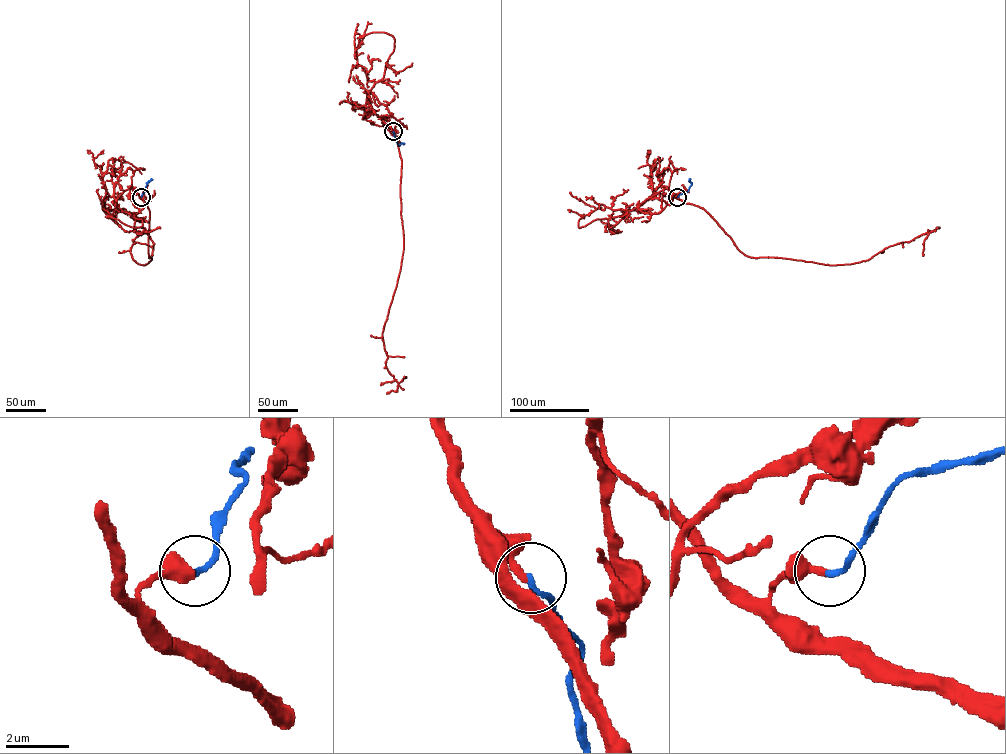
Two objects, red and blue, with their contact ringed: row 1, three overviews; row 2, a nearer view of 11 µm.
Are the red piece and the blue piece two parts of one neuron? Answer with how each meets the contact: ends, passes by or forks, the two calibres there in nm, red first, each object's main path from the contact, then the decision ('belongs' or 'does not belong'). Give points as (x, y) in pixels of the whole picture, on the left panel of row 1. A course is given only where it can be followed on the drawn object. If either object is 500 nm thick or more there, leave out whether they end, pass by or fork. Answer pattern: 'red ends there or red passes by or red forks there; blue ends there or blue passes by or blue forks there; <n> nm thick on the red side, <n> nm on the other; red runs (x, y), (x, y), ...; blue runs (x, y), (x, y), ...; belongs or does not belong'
red ends there; blue ends there; 240 nm thick on the red side, 190 nm on the other; red runs (141, 197), (149, 211), (151, 259), (140, 264), (130, 253), (134, 239), (145, 233), (153, 242), (152, 256); blue runs (141, 197), (147, 183), (152, 179); belongs

